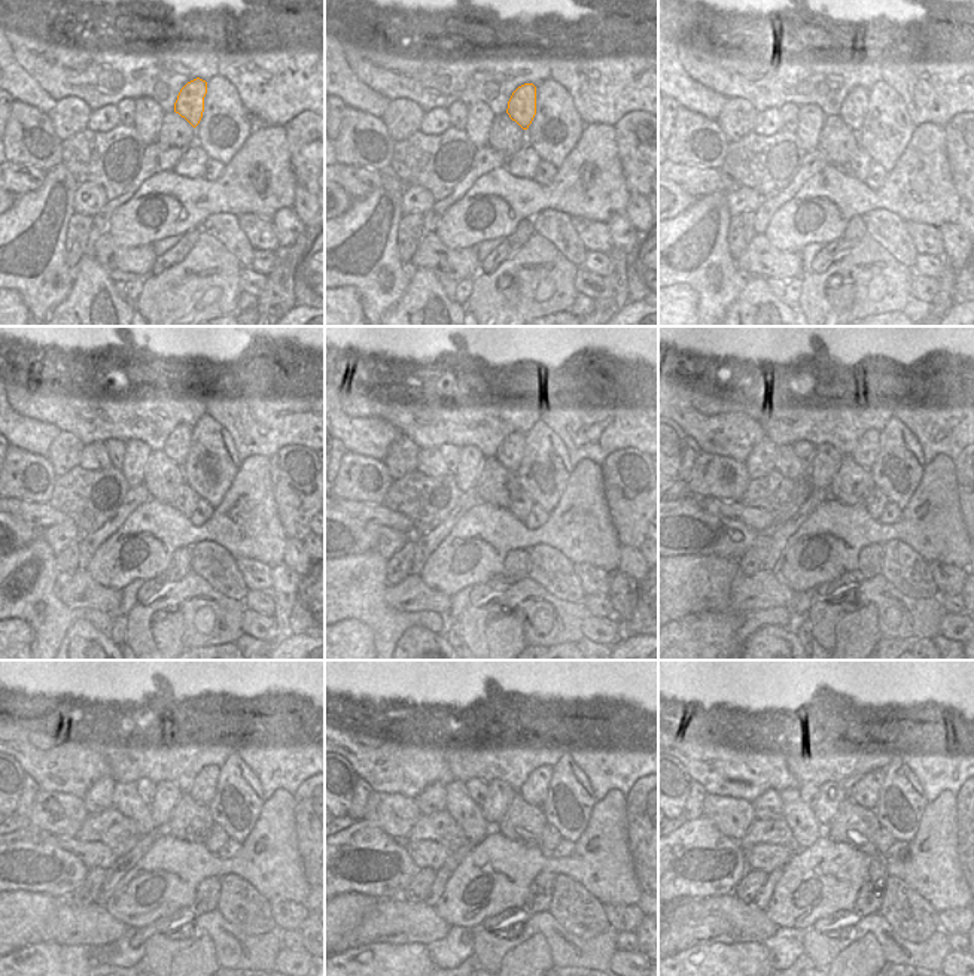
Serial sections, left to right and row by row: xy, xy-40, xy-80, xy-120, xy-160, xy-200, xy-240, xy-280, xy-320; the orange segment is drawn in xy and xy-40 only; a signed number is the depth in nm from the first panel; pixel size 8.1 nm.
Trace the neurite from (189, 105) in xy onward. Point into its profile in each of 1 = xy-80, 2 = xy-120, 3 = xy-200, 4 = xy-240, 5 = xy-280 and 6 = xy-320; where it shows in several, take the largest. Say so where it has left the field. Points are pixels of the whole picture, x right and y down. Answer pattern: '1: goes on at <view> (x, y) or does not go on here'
1: goes on at xy-80 (855, 106)
2: goes on at xy-120 (177, 446)
3: goes on at xy-200 (869, 446)
4: goes on at xy-240 (203, 788)
5: goes on at xy-280 (533, 790)
6: goes on at xy-320 (866, 793)

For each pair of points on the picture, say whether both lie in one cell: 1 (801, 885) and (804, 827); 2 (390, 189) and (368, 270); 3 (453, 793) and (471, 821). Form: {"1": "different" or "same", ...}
{"1": "different", "2": "same", "3": "same"}

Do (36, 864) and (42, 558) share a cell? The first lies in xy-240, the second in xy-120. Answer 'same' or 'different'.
different

